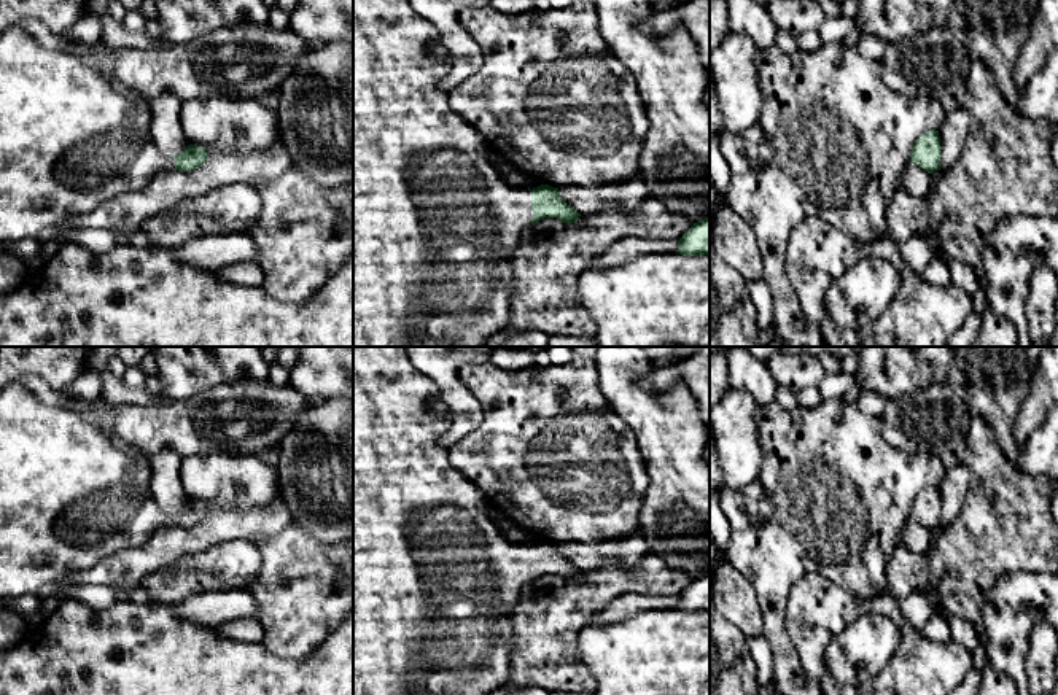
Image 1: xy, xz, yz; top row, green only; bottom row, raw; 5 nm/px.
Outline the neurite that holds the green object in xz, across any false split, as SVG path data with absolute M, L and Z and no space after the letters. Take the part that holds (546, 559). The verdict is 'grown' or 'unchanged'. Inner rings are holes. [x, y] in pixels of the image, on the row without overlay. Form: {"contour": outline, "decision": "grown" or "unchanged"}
{"contour": "M353 347L353 695L492 695L509 678L509 615L522 598L523 585L544 574L570 580L581 573L560 553L558 544L541 541L528 547L503 536L488 517L485 493L452 466L449 450L438 442L450 425L452 414L438 385L412 366L406 347Z", "decision": "grown"}

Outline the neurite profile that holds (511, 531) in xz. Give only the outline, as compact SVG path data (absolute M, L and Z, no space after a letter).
M501 517L496 522L498 530L503 533L503 536L512 542L520 546L533 546L541 542L535 536L528 534L525 530L519 528L512 520Z

